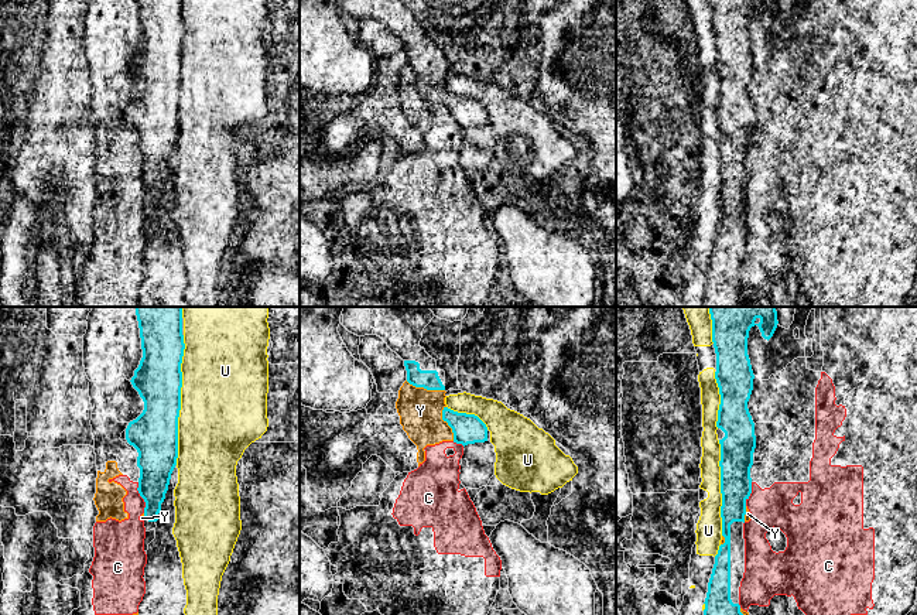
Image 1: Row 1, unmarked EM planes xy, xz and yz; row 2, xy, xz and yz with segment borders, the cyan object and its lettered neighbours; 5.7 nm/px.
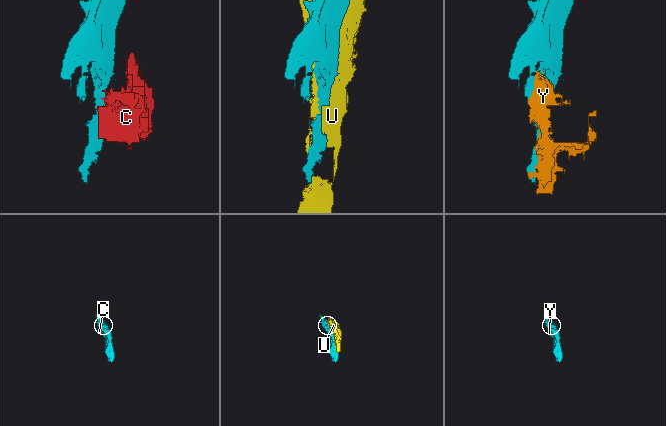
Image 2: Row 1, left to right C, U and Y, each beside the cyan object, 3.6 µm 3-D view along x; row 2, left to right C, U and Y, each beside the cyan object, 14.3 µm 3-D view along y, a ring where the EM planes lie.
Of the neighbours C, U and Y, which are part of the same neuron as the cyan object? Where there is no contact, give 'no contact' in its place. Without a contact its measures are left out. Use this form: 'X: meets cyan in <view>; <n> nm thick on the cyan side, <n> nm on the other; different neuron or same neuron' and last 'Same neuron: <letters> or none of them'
C: meets cyan in xy; 220 nm thick on the cyan side, 200 nm on the other; different neuron
U: meets cyan in xy; 280 nm thick on the cyan side, 500 nm on the other; different neuron
Y: meets cyan in xz; 110 nm thick on the cyan side, 240 nm on the other; different neuron
Same neuron: none of them

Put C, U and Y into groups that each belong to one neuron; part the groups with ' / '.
C Y / U

